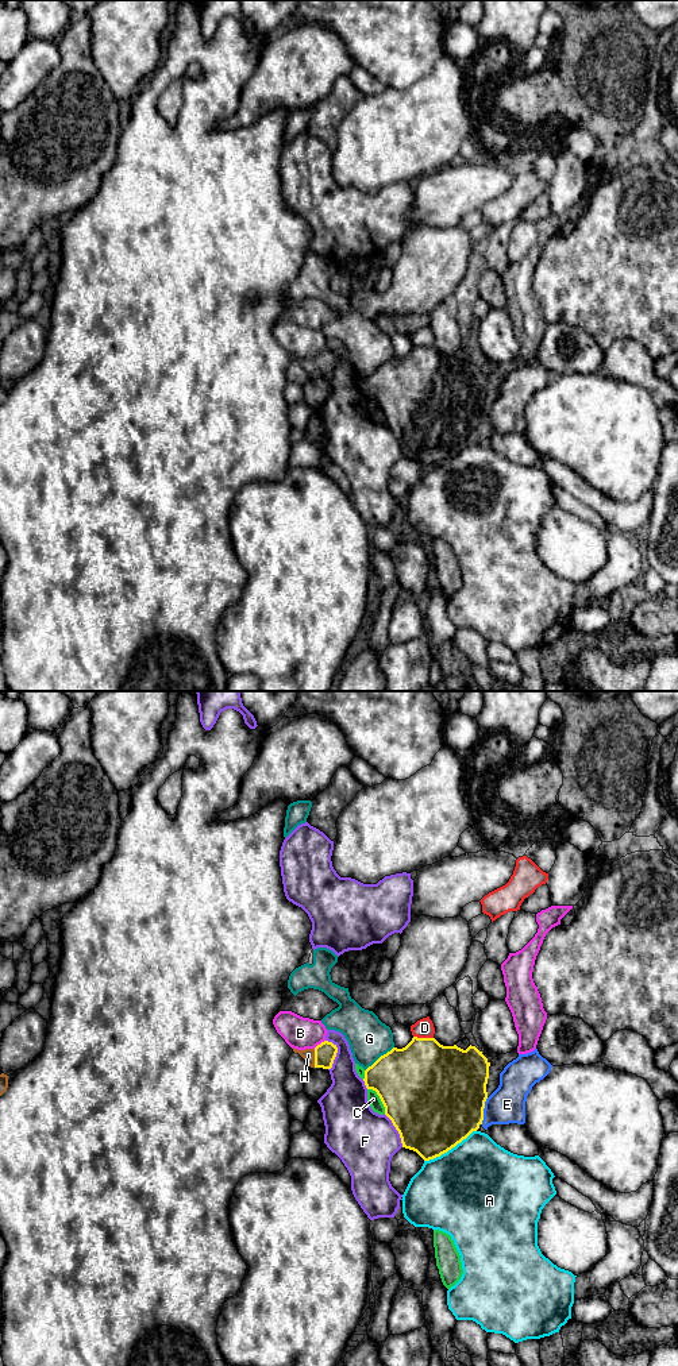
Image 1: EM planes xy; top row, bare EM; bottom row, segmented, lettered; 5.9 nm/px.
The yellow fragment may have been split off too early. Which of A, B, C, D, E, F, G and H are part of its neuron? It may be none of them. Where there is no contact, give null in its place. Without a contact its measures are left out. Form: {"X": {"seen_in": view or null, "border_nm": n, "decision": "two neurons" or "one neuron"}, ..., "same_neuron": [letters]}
{"A": {"seen_in": "xy", "border_nm": 360, "decision": "two neurons"}, "B": {"seen_in": "xy", "border_nm": 90, "decision": "two neurons"}, "C": {"seen_in": "xy", "border_nm": 190, "decision": "two neurons"}, "D": {"seen_in": "xy", "border_nm": 120, "decision": "two neurons"}, "E": {"seen_in": "xy", "border_nm": 170, "decision": "two neurons"}, "F": {"seen_in": "xy", "border_nm": 190, "decision": "two neurons"}, "G": {"seen_in": "xy", "border_nm": 220, "decision": "two neurons"}, "H": {"seen_in": "xy", "border_nm": 100, "decision": "one neuron"}, "same_neuron": ["H"]}

